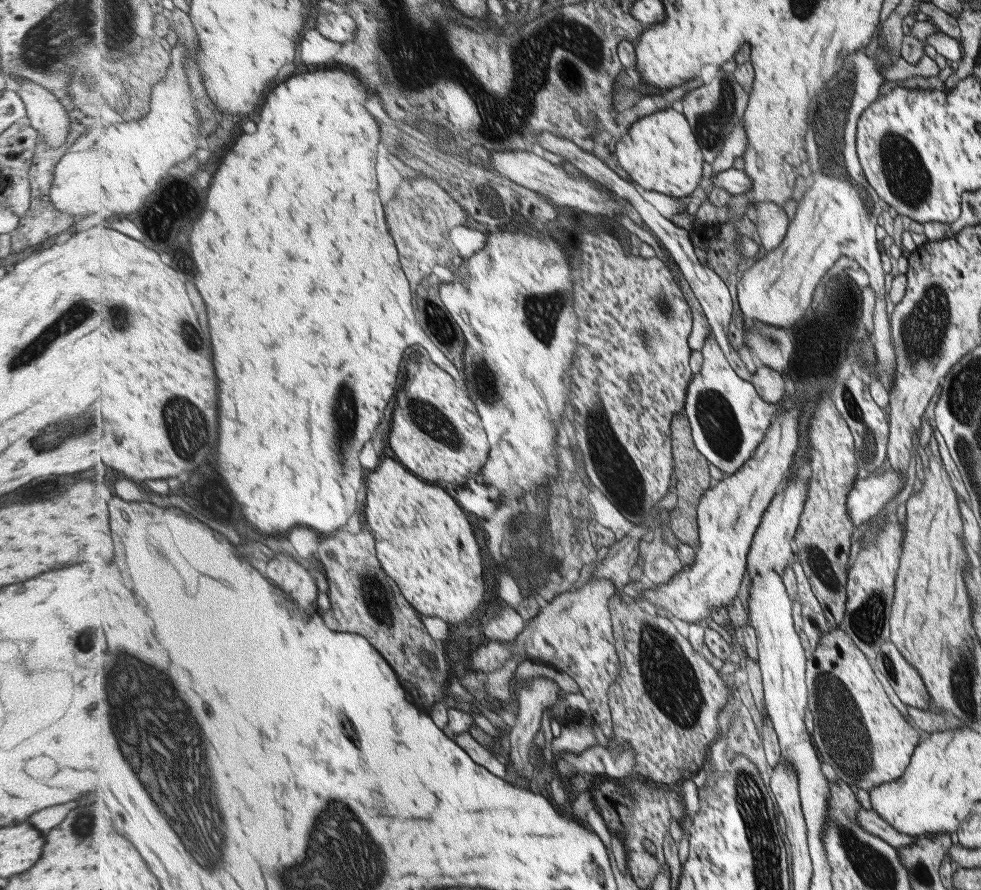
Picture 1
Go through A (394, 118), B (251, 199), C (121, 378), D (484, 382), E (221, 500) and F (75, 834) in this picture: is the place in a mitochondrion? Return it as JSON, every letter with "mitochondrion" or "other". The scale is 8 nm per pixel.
{"A":"other","B":"other","C":"other","D":"mitochondrion","E":"mitochondrion","F":"mitochondrion"}

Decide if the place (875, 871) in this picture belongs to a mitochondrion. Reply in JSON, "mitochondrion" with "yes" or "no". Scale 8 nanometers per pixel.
{"mitochondrion":"yes"}

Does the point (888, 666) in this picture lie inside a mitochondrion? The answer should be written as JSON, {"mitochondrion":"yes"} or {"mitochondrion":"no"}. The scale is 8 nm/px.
{"mitochondrion":"yes"}

